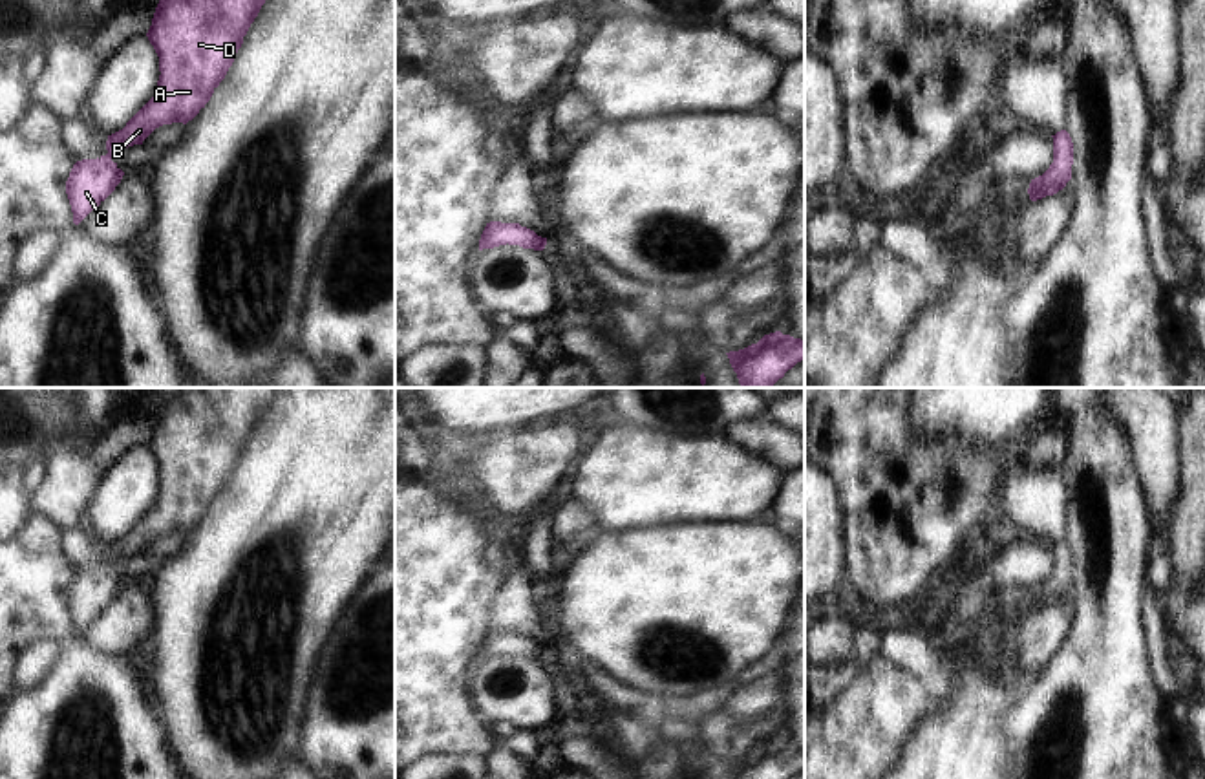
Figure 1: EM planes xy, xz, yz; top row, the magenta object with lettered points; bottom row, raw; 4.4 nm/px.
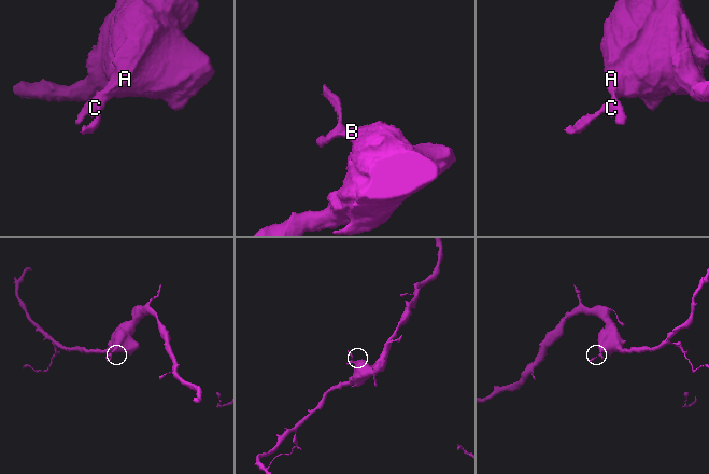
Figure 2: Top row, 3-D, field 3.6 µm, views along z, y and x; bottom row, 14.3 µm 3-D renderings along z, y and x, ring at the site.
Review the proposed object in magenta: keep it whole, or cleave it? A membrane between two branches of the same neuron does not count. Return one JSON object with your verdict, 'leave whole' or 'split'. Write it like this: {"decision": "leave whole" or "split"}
{"decision": "leave whole"}

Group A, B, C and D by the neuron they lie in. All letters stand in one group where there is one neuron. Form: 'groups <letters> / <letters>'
groups A B C D

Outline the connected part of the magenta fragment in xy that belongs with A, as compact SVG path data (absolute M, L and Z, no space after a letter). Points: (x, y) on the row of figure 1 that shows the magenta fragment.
M159 0L146 33L159 57L159 80L154 97L106 141L106 155L77 161L66 181L66 194L79 225L121 183L124 172L112 161L119 148L143 144L159 126L192 121L225 79L251 24L265 0Z

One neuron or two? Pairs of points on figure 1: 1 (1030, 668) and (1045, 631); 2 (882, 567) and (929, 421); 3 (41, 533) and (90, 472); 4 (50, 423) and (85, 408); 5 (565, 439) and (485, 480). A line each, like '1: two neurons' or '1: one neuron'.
1: one neuron
2: two neurons
3: two neurons
4: two neurons
5: one neuron

